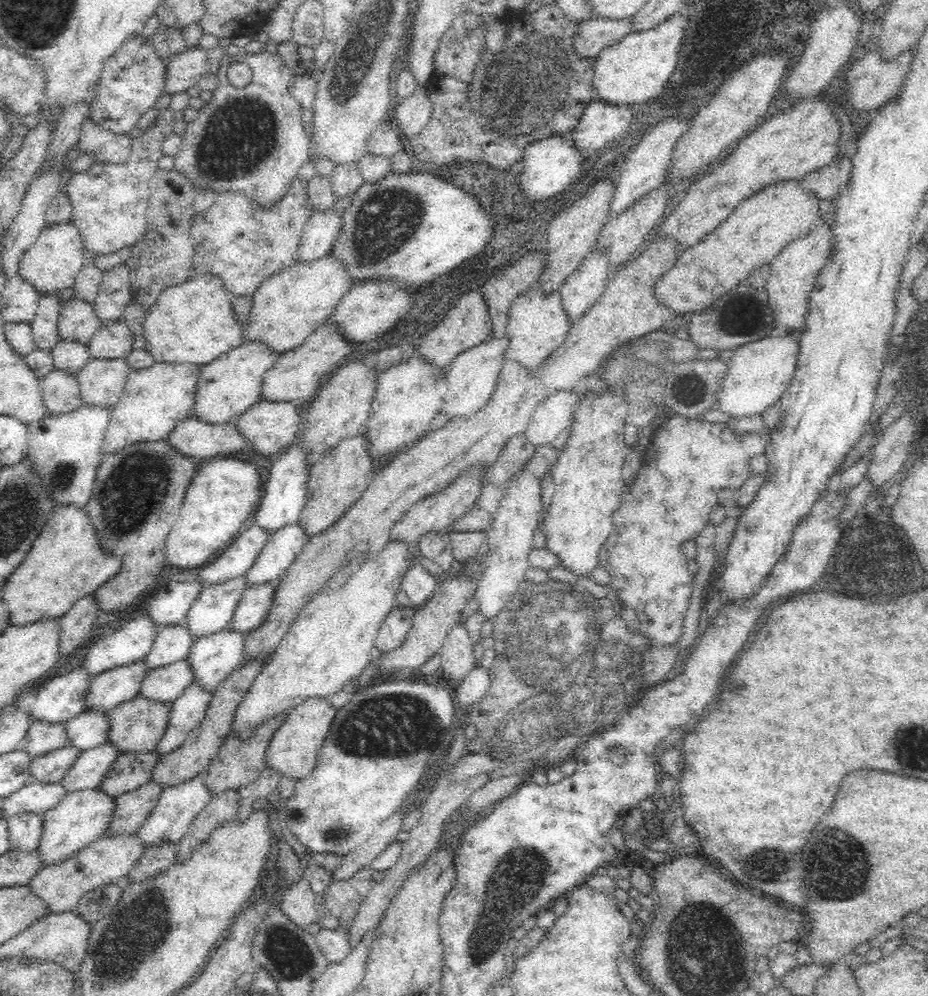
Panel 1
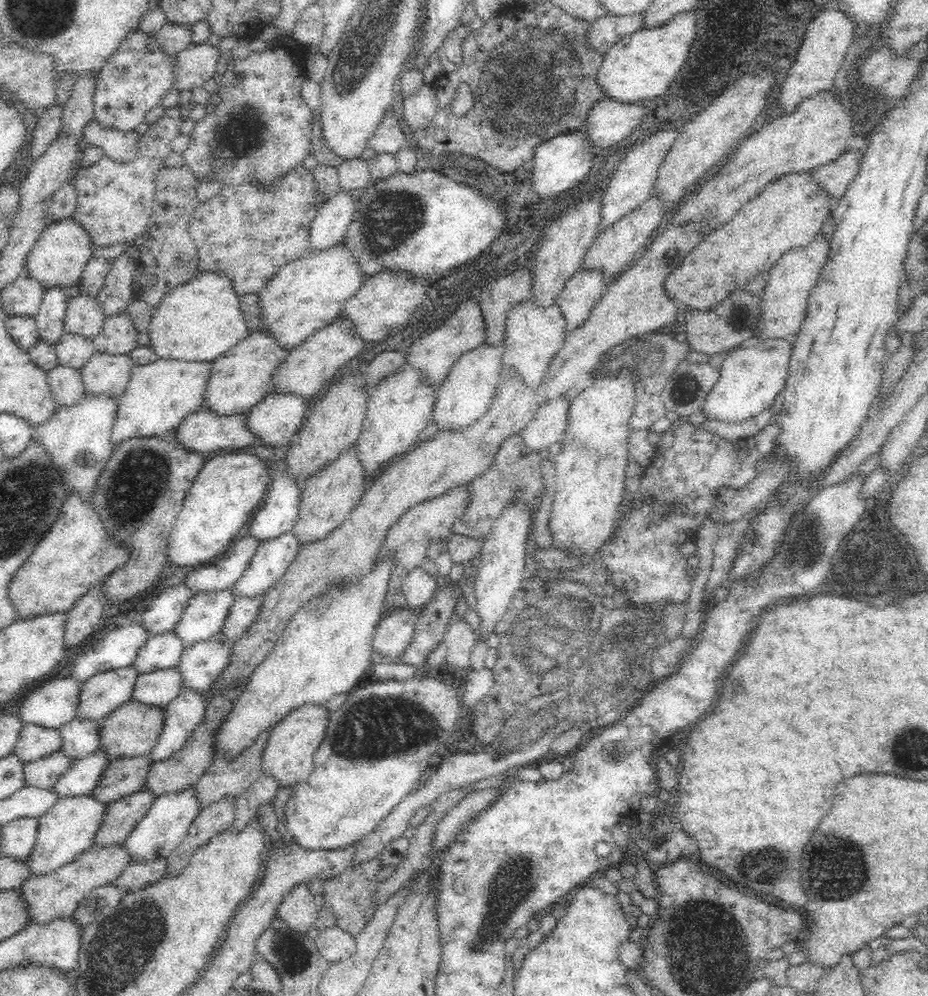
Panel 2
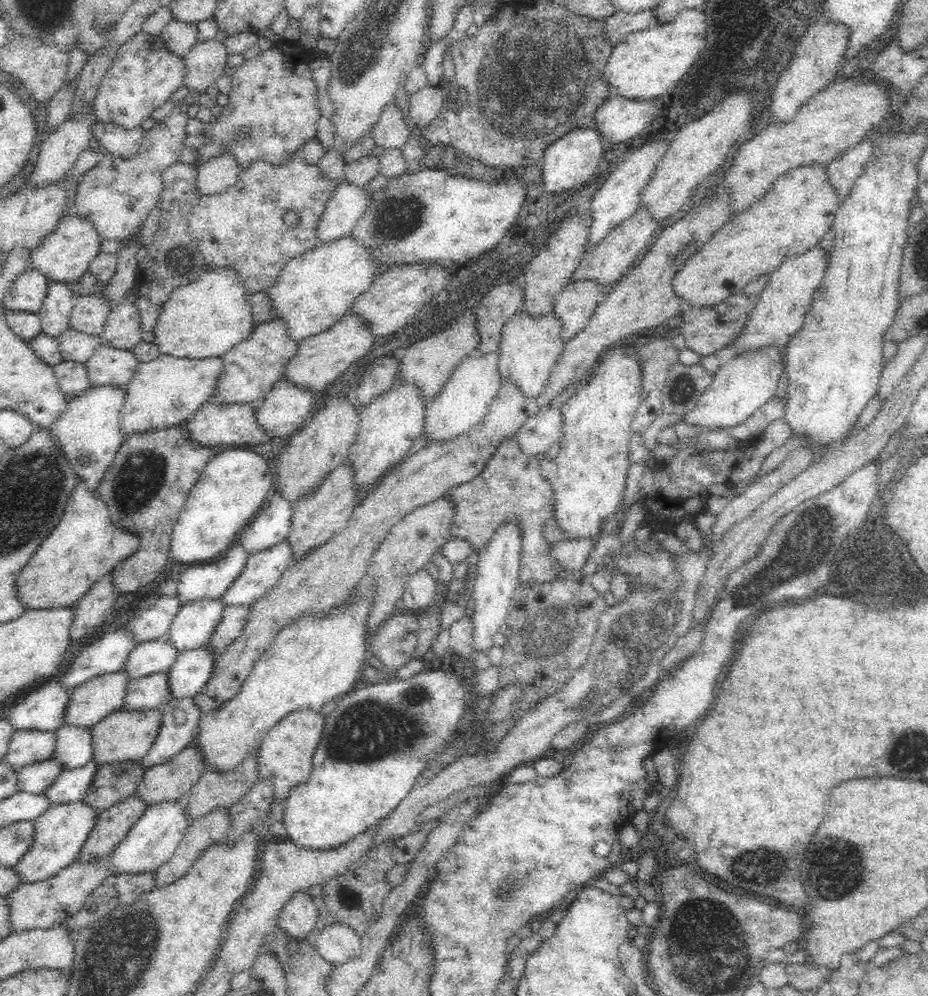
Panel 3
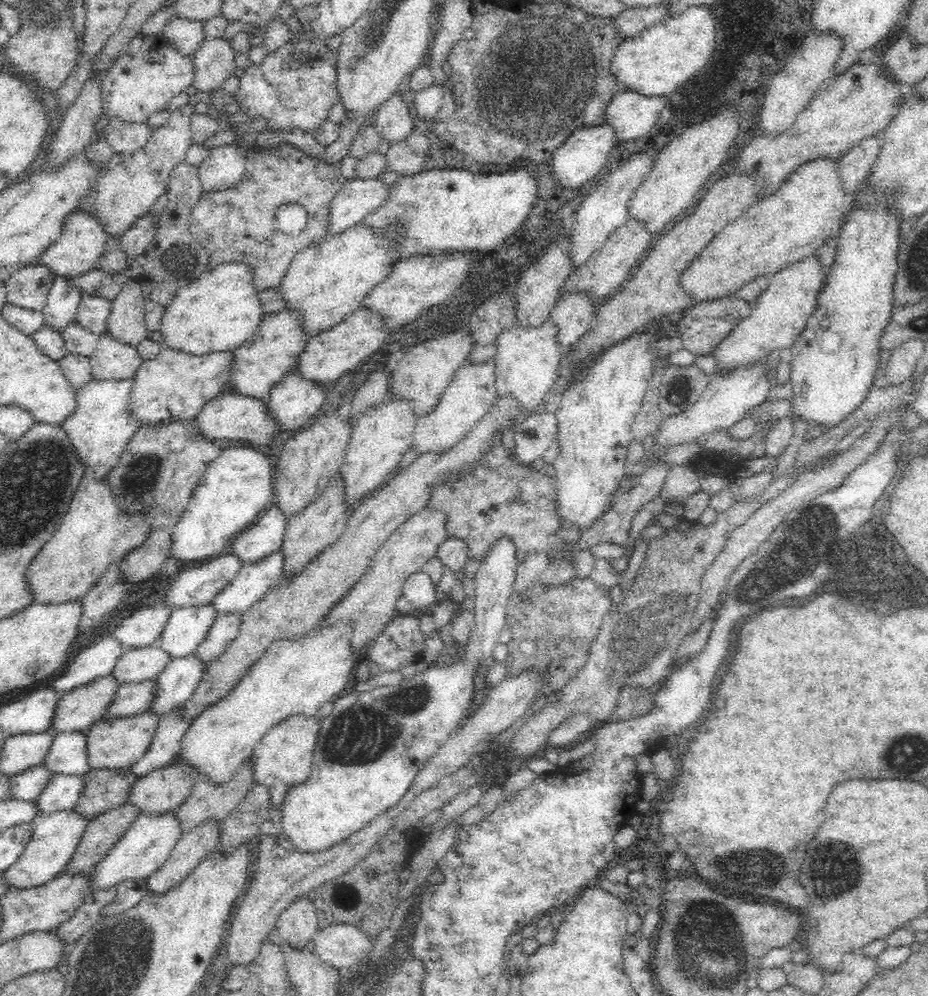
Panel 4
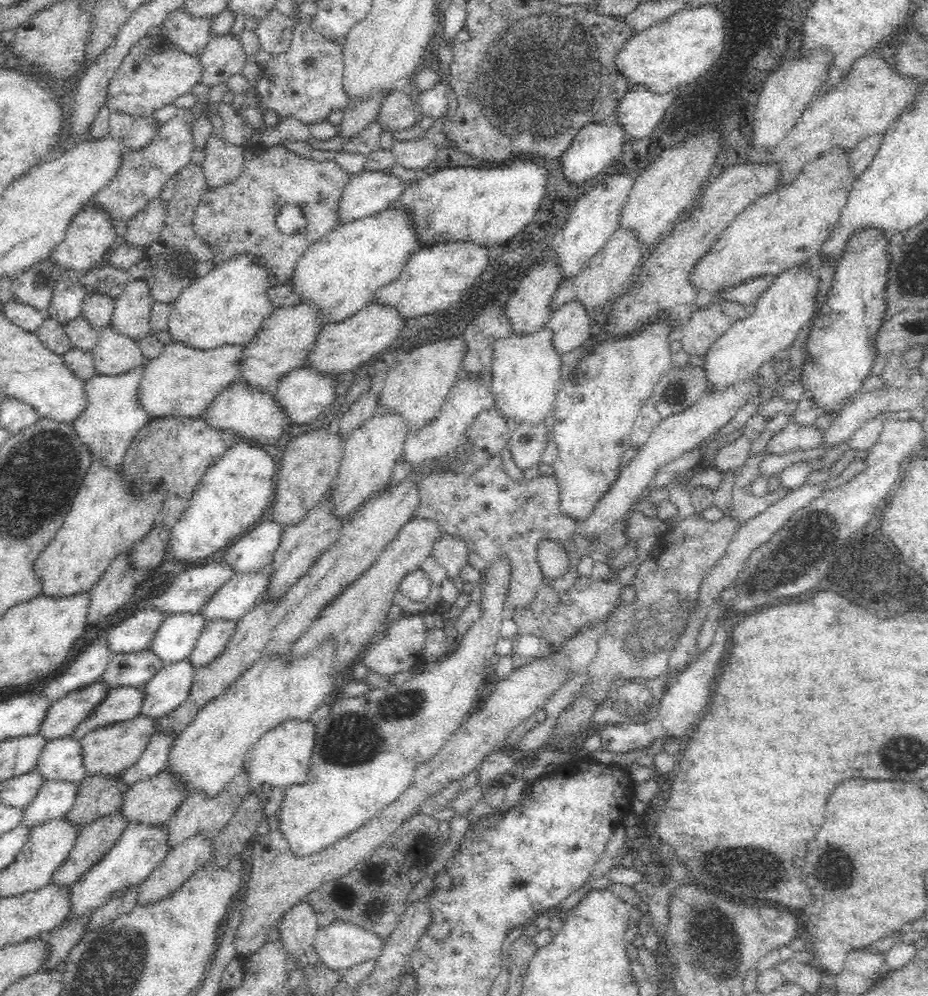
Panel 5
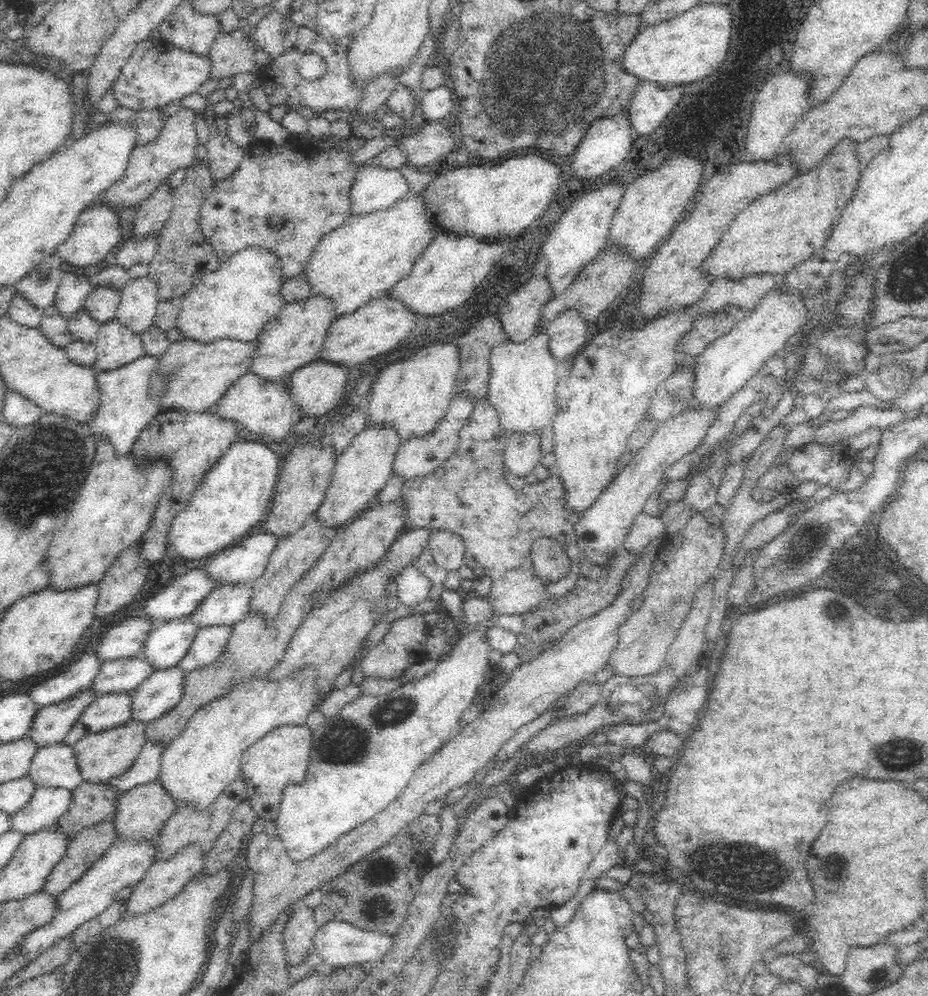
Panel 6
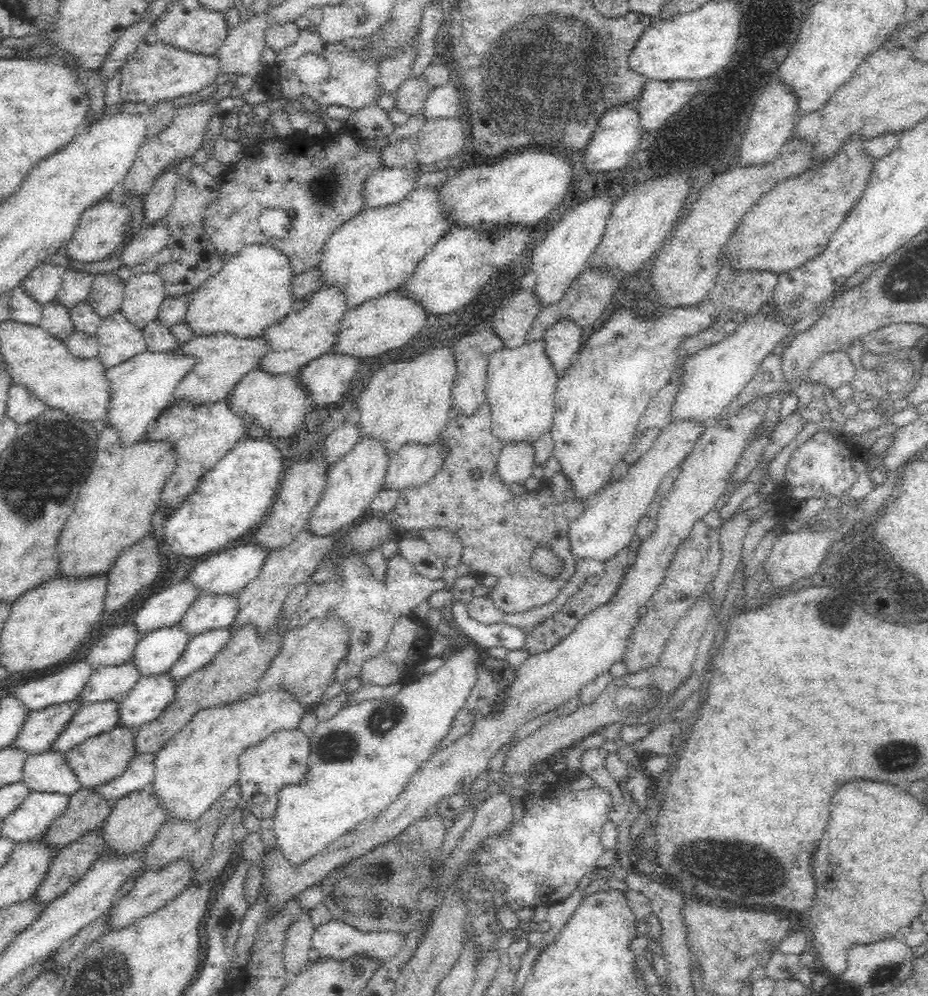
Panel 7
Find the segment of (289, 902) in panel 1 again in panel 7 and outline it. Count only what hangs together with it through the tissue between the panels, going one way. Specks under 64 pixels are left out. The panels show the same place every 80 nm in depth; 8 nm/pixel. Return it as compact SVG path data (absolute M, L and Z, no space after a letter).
M302 908L285 934L283 964L289 974L297 974L300 966L310 964L308 952L312 948L314 930L316 926L310 918L310 909Z

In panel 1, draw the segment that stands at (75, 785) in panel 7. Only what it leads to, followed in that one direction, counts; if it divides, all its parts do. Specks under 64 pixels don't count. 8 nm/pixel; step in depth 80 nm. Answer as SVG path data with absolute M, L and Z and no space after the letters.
M84 709L66 721L66 733L70 743L86 750L108 741L110 717L104 709Z

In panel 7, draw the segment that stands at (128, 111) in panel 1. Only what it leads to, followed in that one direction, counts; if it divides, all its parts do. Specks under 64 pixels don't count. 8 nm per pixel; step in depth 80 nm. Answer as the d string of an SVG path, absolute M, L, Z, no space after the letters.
M158 39L156 42L140 43L119 73L122 102L154 106L202 90L216 81L219 67L213 55L185 52Z

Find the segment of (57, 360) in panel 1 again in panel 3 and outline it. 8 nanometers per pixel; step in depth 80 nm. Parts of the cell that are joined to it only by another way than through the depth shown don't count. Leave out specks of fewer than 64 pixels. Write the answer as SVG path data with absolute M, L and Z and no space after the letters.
M69 328L57 338L61 358L66 362L84 364L88 362L96 348L101 344L96 336L90 336L83 332L76 332Z

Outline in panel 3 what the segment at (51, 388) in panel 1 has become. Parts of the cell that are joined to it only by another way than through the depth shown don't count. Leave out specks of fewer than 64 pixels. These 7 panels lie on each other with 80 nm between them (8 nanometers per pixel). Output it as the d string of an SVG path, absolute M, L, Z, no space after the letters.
M62 362L52 367L53 378L56 379L57 391L66 402L74 400L90 388L87 371L83 364Z

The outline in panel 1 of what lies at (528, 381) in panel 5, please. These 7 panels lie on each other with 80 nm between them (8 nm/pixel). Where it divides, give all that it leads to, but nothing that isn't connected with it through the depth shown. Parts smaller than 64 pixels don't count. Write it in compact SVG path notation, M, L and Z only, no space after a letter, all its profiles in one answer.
M537 282L532 283L512 301L505 334L510 344L505 357L510 357L530 369L535 369L549 355L549 352L552 352L552 349L558 348L564 342L570 327L570 317L564 309L559 289L552 289L546 293Z

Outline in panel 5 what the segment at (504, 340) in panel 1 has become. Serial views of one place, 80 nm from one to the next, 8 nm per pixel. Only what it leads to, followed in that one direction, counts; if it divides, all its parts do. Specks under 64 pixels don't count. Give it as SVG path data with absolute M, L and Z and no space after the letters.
M492 370L481 373L460 372L456 382L449 388L444 404L425 425L410 428L402 458L410 462L412 468L421 465L426 459L437 459L451 453L457 444L465 438L465 433L472 426L476 416L496 407L496 399L492 393Z

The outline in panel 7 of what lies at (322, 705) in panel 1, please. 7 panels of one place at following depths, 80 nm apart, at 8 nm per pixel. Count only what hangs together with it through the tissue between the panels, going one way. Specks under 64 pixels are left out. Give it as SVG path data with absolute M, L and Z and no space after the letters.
M280 729L249 746L239 758L239 779L245 806L260 821L270 824L278 808L279 793L287 784L300 784L308 772L310 737L299 729Z

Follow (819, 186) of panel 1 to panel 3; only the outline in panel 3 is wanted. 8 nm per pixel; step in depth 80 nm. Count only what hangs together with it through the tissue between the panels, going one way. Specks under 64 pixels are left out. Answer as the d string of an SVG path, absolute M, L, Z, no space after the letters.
M870 139L858 143L854 148L848 149L838 158L823 165L824 175L830 180L830 185L838 197L843 199L850 192L874 149Z

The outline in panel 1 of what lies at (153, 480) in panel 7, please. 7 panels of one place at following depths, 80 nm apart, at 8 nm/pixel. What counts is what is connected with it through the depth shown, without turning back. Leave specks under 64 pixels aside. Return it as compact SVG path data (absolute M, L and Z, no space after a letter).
M55 508L48 524L40 530L38 538L32 542L32 548L21 560L20 566L8 576L1 590L1 602L4 603L8 615L9 626L30 626L40 620L59 619L80 598L93 594L98 587L107 584L120 572L121 561L117 556L107 556L100 549L92 528L88 528L88 517L83 510L78 512L72 508Z

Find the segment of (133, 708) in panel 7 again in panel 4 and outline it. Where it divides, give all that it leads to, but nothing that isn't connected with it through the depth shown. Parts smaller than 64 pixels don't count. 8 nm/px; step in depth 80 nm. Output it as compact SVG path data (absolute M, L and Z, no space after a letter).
M196 651L170 660L156 677L159 680L158 694L150 709L162 714L185 703L202 682L206 667L207 662Z

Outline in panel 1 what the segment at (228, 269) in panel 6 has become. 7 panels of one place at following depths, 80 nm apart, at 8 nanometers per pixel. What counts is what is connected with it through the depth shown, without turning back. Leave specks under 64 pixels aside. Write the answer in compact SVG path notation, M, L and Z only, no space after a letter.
M195 274L186 282L164 288L157 296L156 304L148 308L142 323L144 350L155 362L198 366L234 350L242 344L243 338L229 298L221 288L221 280L211 274Z

